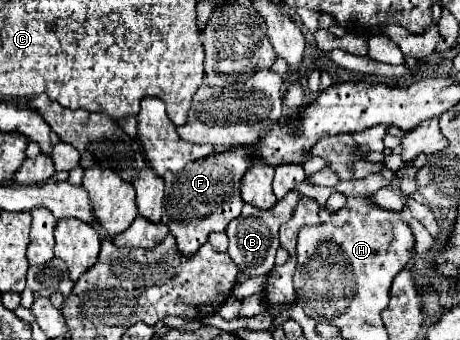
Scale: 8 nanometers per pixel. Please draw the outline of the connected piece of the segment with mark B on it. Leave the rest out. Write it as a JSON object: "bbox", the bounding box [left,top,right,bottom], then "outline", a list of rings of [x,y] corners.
{"bbox":[229,190,301,276],"outline":[[[291,190],[281,198],[271,210],[257,210],[253,206],[243,206],[243,212],[239,218],[229,222],[229,256],[235,262],[235,266],[247,276],[265,276],[275,266],[275,252],[279,248],[279,226],[289,220],[293,214],[293,208],[297,206],[301,194]]]}

